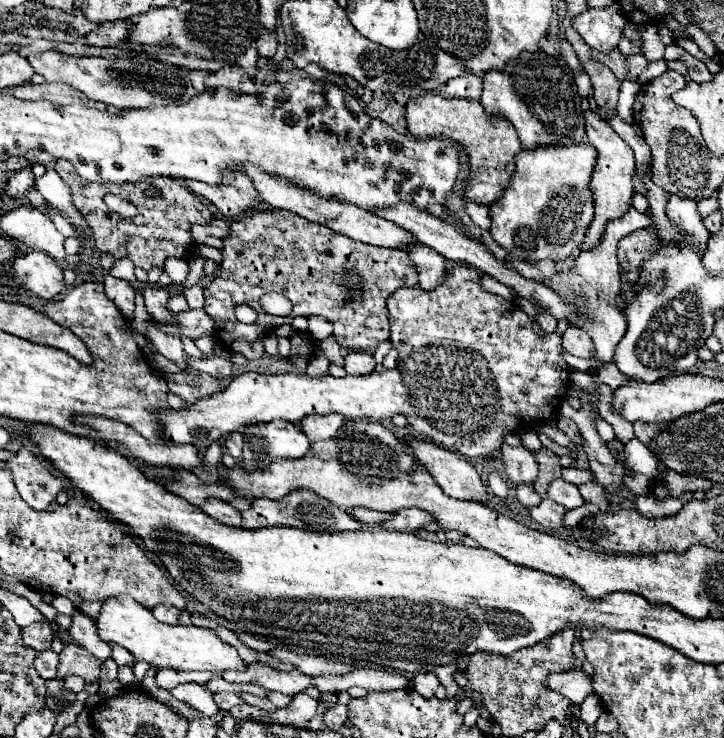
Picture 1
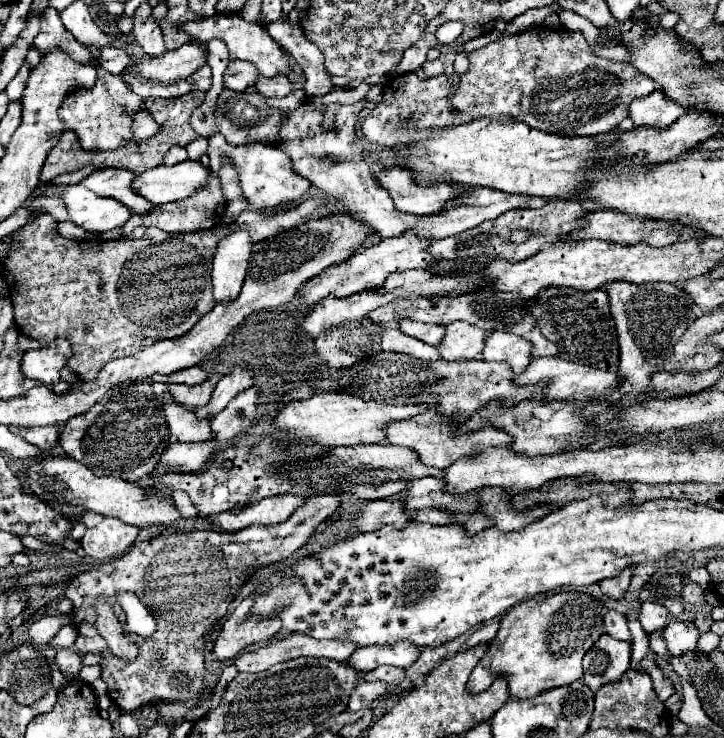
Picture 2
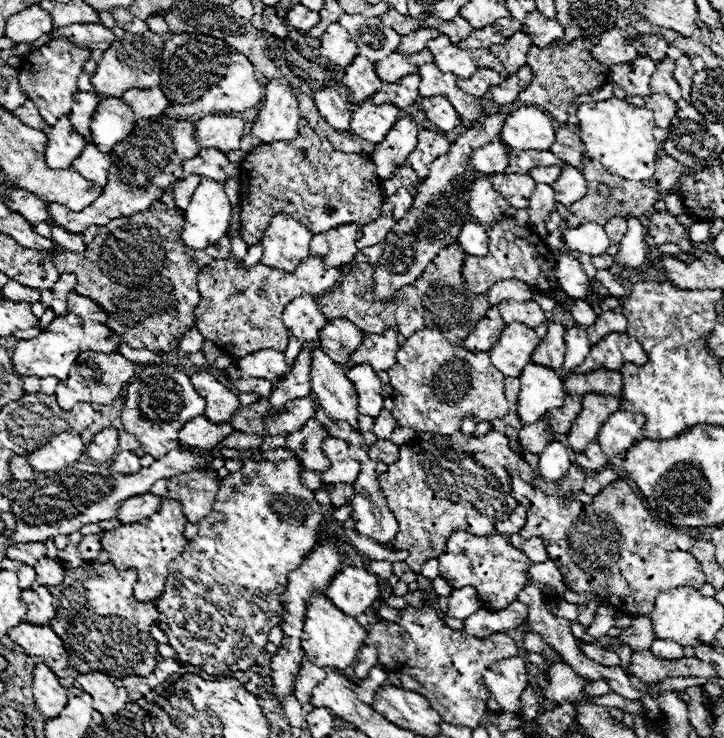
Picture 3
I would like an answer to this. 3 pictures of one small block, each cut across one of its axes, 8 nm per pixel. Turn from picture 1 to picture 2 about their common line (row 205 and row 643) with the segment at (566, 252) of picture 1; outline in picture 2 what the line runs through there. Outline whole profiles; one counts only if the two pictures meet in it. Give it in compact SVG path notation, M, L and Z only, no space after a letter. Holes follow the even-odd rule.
M558 592L516 604L502 618L494 642L472 670L468 688L482 692L490 688L492 680L504 676L512 698L526 698L546 688L572 684L584 674L582 656L604 634L604 614L604 604L582 592Z

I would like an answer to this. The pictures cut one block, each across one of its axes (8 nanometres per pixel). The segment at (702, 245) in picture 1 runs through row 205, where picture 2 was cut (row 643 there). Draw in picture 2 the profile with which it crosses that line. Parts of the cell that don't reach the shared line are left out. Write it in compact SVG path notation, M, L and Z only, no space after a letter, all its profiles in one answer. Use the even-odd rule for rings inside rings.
M672 618L664 632L662 632L666 644L668 644L668 652L678 658L682 656L682 652L690 652L696 648L696 642L698 642L698 628L694 626L692 620L678 620L678 618Z

